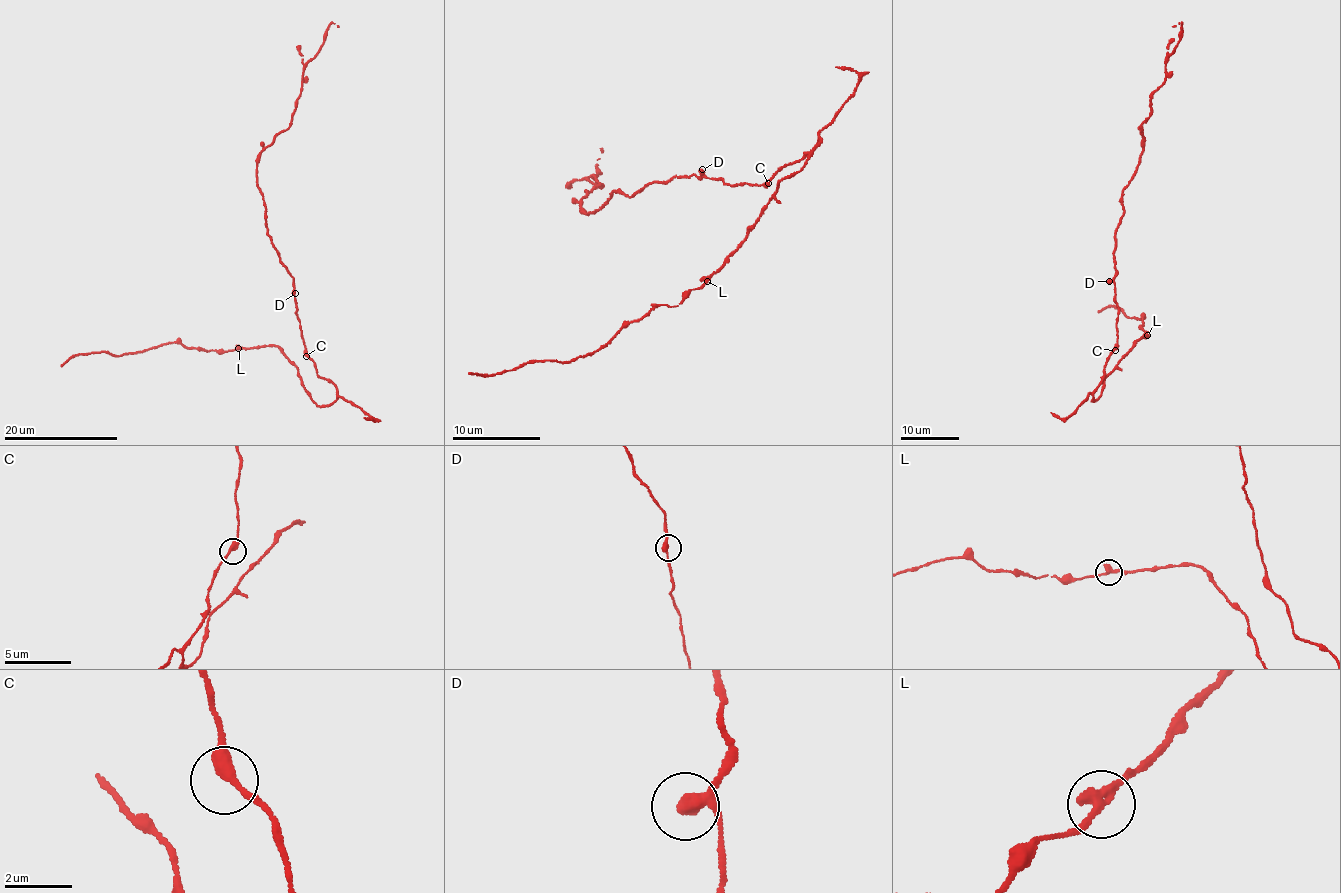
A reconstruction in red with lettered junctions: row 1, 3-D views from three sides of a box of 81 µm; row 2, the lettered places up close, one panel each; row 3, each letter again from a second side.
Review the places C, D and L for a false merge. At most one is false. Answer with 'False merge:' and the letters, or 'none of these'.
False merge: none of these

